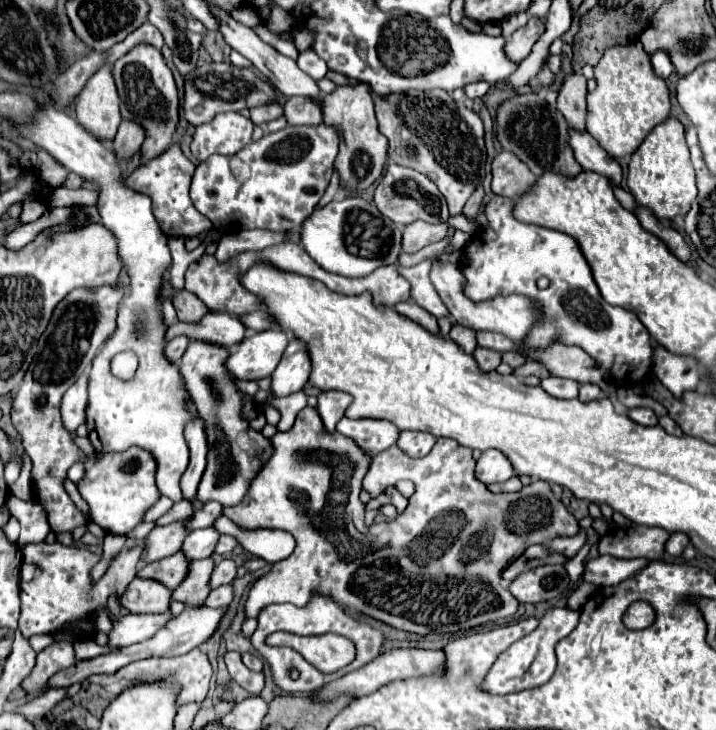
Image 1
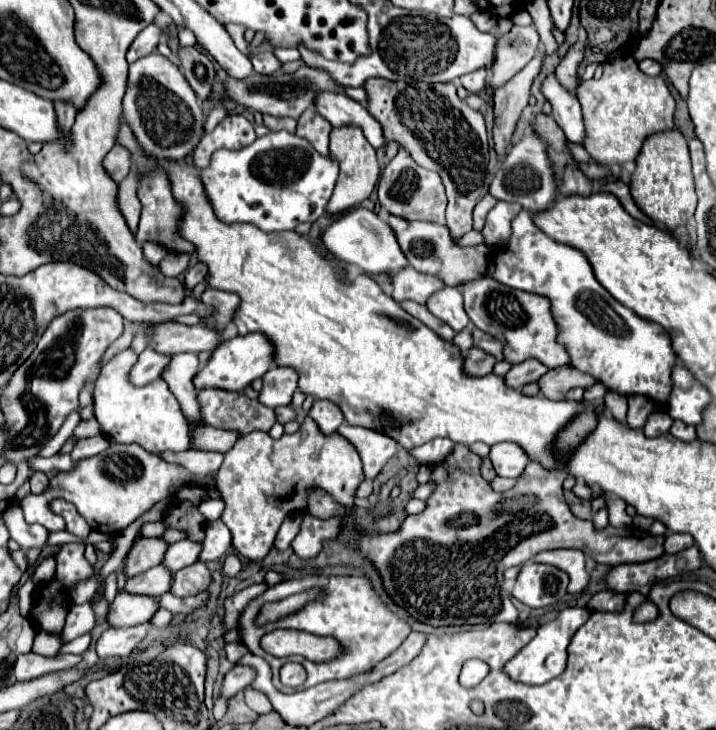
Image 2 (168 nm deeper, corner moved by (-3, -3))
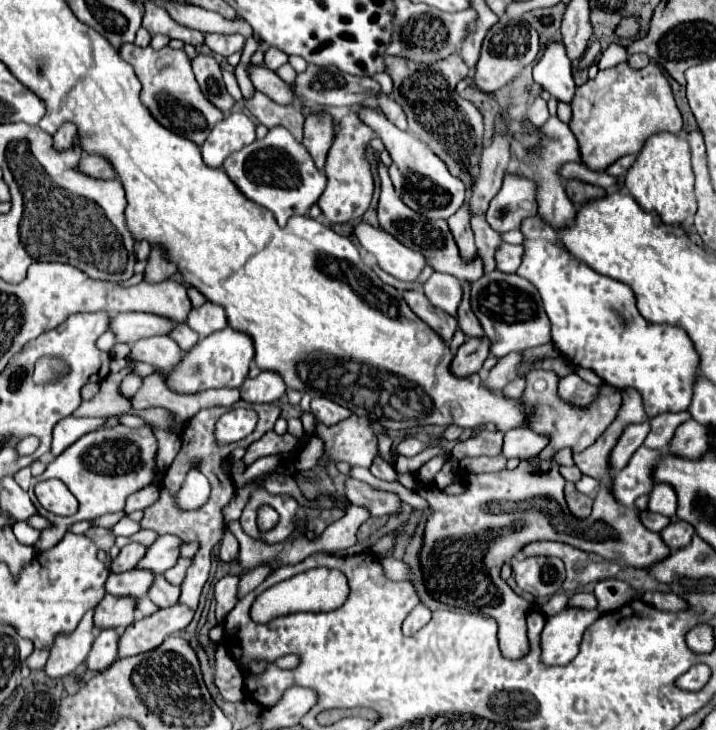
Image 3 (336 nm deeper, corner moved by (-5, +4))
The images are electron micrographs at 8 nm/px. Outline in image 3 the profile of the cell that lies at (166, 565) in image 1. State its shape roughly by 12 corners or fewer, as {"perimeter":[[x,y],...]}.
{"perimeter":[[149,570],[109,574],[105,590],[113,596],[147,596],[155,578]]}

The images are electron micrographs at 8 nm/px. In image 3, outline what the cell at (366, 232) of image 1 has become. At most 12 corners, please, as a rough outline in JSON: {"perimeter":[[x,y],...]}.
{"perimeter":[[355,228],[361,246],[397,280],[415,282],[427,266],[391,234]]}

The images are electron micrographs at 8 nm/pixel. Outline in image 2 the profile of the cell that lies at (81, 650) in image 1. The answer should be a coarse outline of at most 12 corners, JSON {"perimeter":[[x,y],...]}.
{"perimeter":[[25,653],[15,663],[17,681],[77,667],[81,655]]}

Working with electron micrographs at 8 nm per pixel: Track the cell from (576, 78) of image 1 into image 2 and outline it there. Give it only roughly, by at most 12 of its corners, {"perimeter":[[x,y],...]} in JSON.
{"perimeter":[[587,41],[575,43],[561,59],[555,77],[569,91],[579,87],[577,65]]}

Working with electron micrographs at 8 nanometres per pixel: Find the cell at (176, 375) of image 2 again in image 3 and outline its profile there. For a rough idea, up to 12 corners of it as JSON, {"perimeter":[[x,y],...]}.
{"perimeter":[[169,336],[133,342],[129,358],[169,372],[183,350]]}

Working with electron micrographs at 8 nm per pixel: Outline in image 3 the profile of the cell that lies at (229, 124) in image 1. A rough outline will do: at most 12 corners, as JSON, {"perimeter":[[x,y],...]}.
{"perimeter":[[233,112],[201,146],[203,160],[221,168],[229,154],[255,140],[255,124]]}

